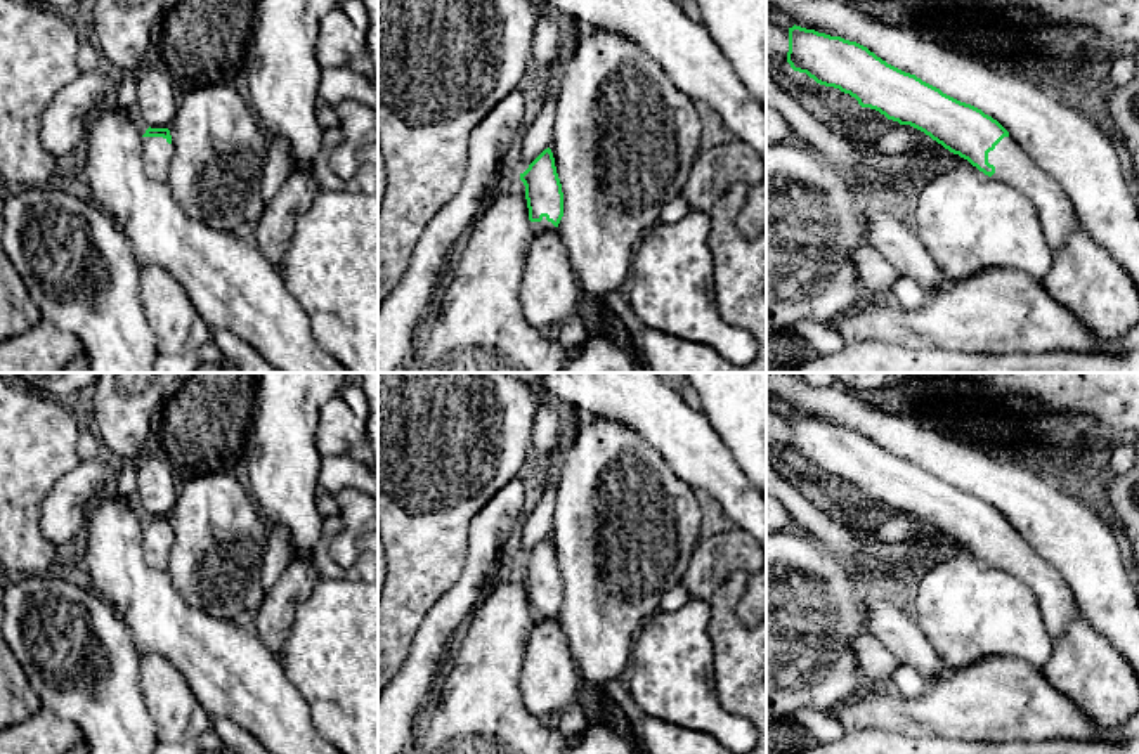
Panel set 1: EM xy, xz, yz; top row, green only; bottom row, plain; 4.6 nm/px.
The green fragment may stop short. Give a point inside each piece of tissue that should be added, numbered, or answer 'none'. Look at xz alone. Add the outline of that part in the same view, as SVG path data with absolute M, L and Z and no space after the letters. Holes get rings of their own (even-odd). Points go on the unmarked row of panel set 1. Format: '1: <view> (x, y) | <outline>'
1: xz (543, 614) | M543 605L541 610L530 610L536 622L555 619L556 615Z

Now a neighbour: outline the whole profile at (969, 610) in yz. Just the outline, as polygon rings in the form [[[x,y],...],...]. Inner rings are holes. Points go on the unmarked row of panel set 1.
[[[960,551],[926,567],[908,607],[947,667],[986,657],[1018,657],[1042,669],[1052,638],[1026,581]]]

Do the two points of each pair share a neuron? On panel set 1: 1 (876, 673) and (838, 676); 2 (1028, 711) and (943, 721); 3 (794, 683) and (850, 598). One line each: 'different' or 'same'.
1: different
2: same
3: same

